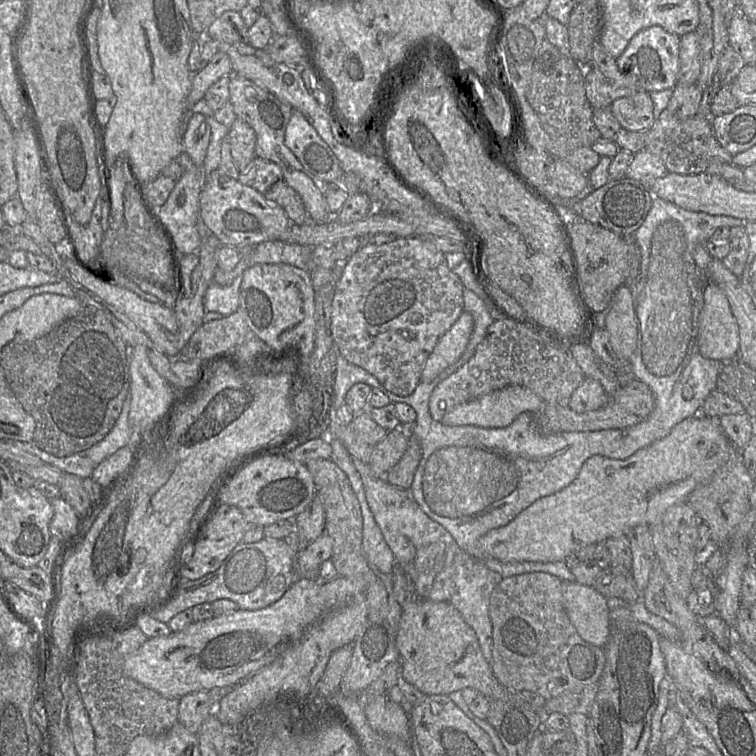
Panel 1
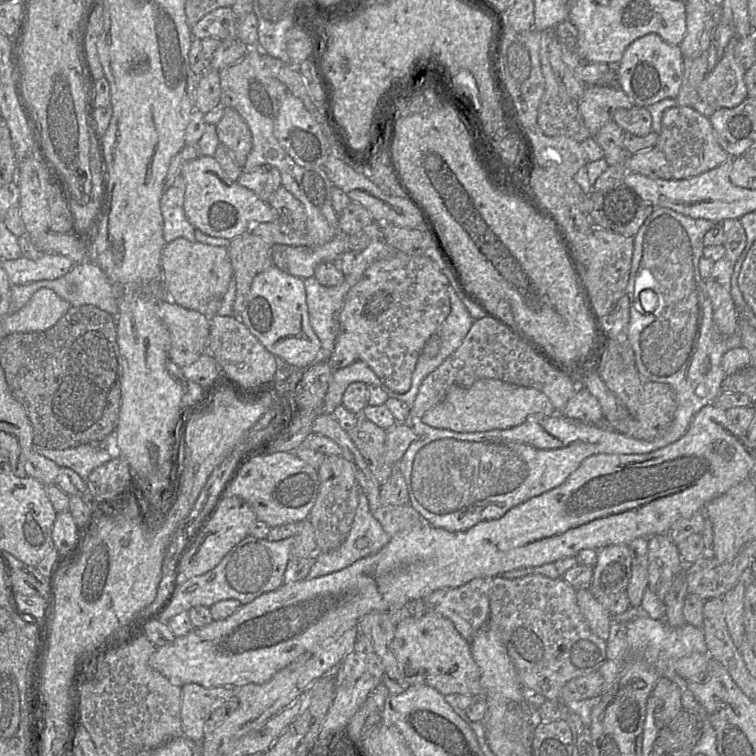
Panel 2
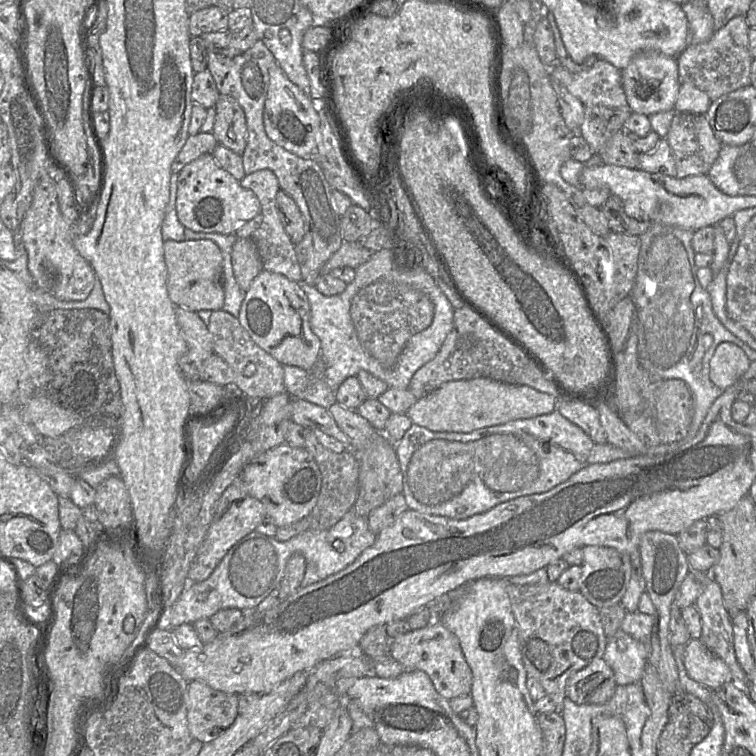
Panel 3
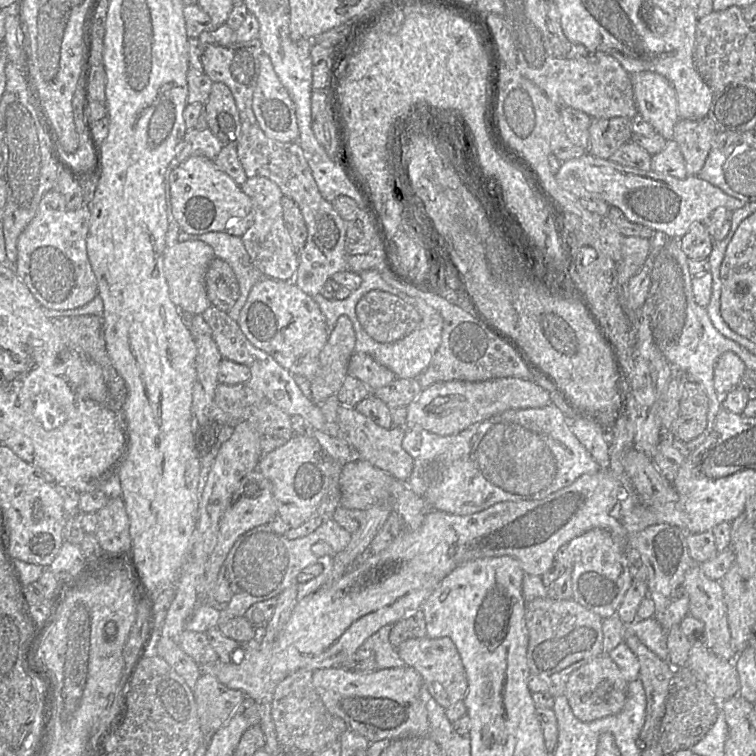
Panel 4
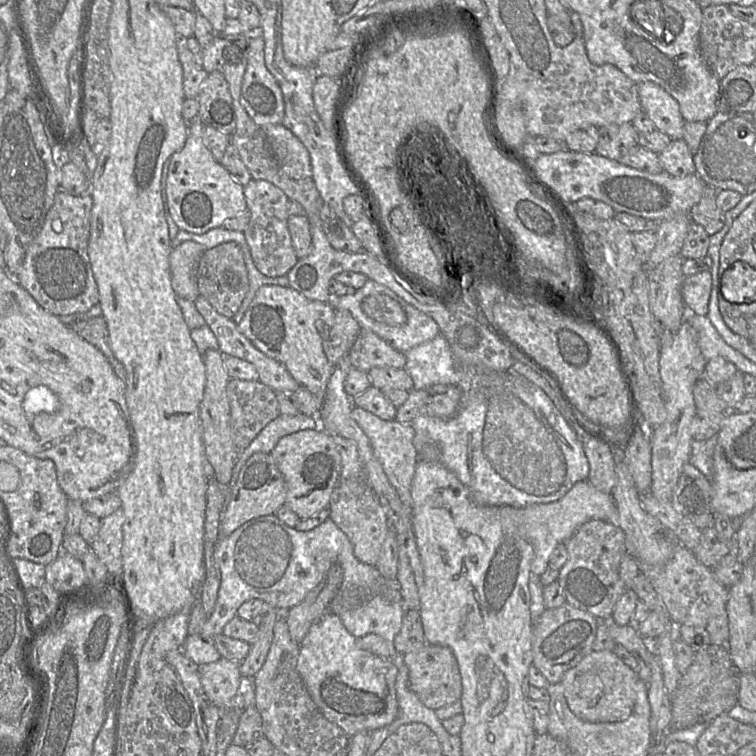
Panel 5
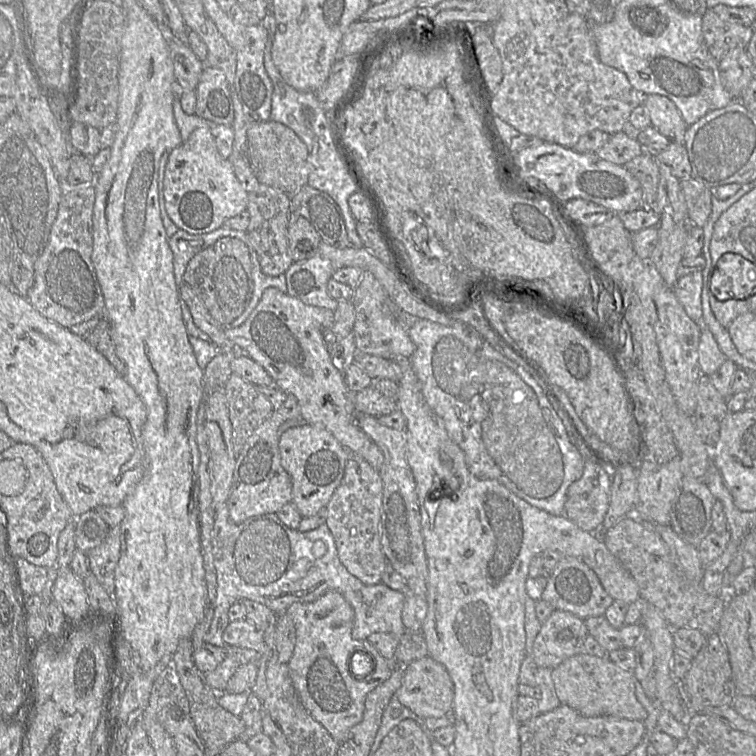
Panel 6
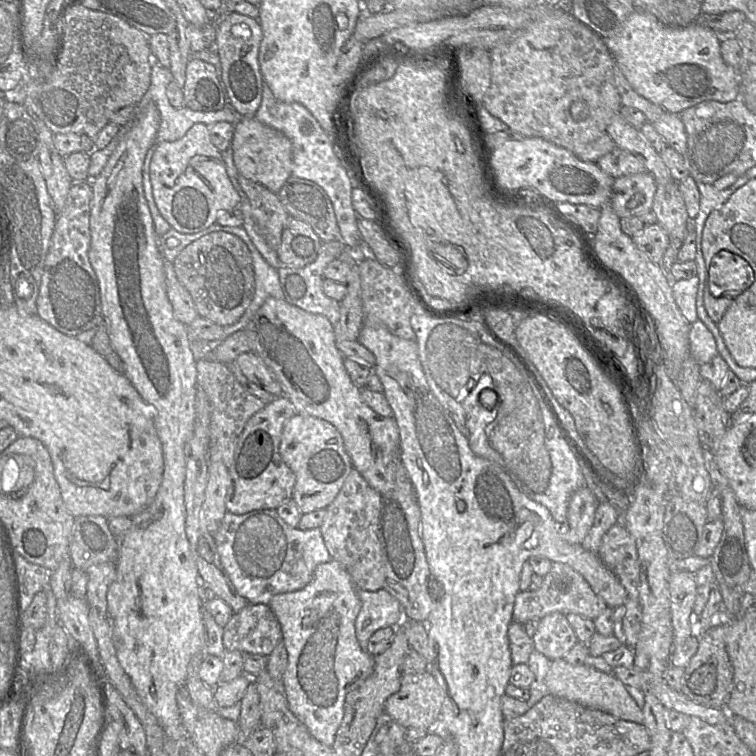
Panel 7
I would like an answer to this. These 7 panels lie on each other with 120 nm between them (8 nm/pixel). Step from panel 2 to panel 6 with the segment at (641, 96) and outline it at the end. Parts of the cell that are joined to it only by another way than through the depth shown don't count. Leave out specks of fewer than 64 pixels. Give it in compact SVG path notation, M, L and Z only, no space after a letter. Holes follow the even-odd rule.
M659 94L643 96L642 104L649 112L651 125L671 143L684 144L688 125L675 103Z

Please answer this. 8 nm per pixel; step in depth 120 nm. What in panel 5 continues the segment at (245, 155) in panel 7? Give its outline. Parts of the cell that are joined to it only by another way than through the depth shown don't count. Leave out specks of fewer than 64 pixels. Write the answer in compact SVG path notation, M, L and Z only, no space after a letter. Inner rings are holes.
M283 124L260 126L280 169L292 179L312 177L310 155L303 143Z

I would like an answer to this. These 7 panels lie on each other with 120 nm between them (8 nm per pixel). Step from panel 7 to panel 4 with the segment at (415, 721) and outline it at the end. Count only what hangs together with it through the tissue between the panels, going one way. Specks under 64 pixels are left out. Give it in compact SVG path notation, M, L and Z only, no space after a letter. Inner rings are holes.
M411 638L401 643L397 652L405 666L412 667L420 674L423 686L444 709L465 698L468 688L466 673L456 646L450 638Z

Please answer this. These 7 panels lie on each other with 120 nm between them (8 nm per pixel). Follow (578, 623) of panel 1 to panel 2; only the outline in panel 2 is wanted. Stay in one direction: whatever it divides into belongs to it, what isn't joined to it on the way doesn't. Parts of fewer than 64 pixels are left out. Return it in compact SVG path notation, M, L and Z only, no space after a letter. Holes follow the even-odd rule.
M589 589L576 591L577 604L591 631L600 639L607 641L611 626L611 616L592 595Z

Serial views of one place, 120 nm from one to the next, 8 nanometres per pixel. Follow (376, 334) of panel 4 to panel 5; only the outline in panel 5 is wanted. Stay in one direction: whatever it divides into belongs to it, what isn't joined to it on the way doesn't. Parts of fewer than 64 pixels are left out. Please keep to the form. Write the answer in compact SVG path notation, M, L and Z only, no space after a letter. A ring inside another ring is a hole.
M368 295L361 302L361 310L373 322L401 325L407 317L398 303L403 303L401 297L391 299L386 295Z

